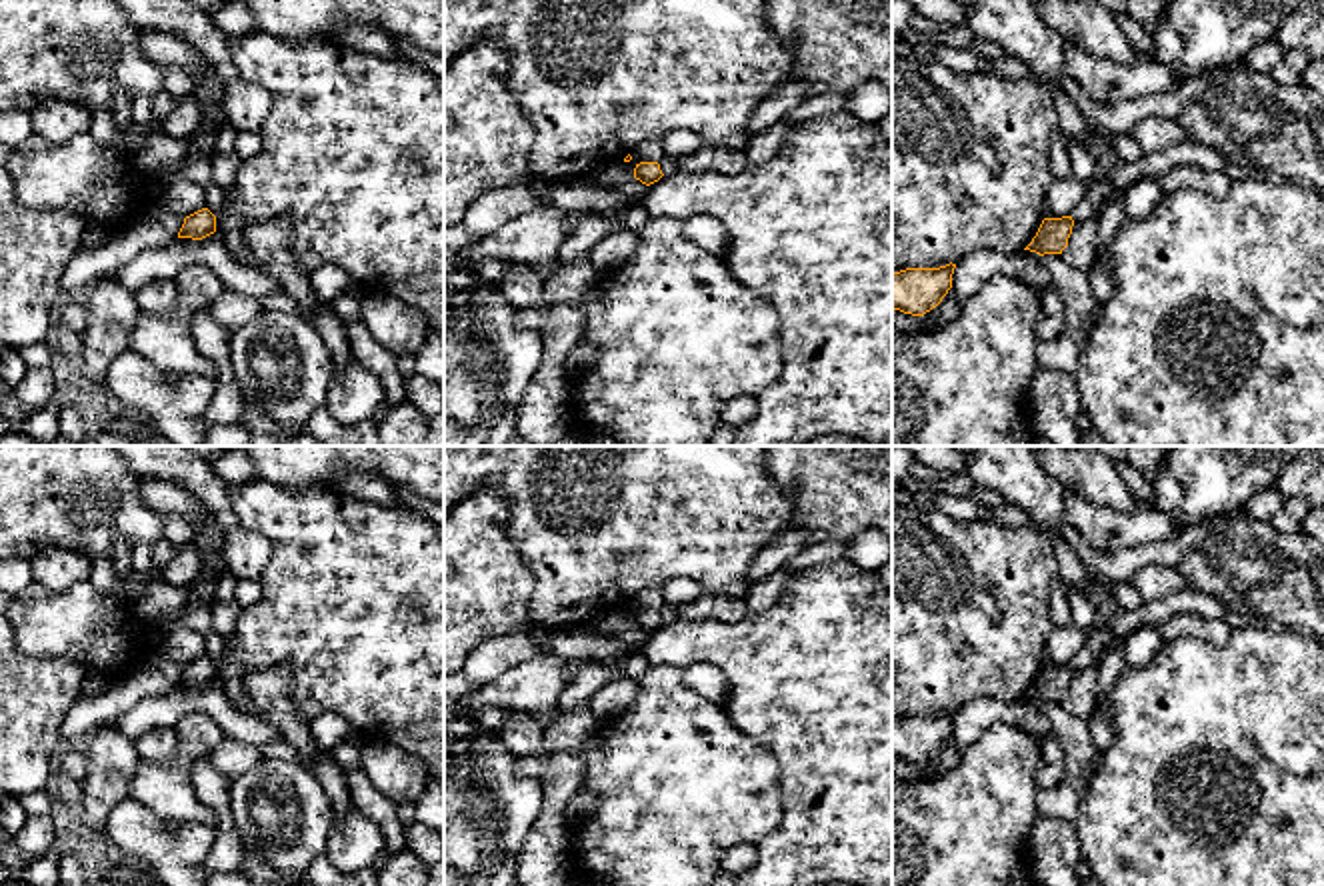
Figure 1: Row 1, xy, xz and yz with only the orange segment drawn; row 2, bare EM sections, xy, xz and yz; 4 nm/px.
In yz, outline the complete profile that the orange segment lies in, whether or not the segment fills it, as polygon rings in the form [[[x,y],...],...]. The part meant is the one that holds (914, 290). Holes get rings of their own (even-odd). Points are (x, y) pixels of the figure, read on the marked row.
[[[956,264],[940,268],[906,268],[892,274],[892,308],[924,316],[936,308],[952,288]]]

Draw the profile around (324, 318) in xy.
[[[274,292],[260,300],[264,310],[278,310],[298,314],[310,322],[322,336],[328,352],[332,354],[334,372],[340,372],[348,362],[352,362],[352,350],[348,346],[344,326],[332,304],[324,304],[316,310],[306,310],[294,302],[286,292]]]

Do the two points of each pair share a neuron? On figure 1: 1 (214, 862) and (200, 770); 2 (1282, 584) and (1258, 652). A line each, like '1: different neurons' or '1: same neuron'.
1: same neuron
2: different neurons

